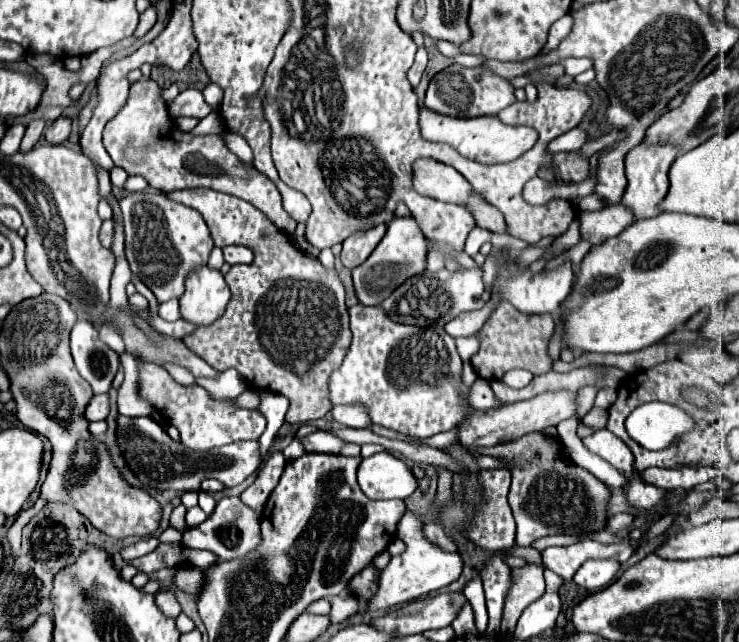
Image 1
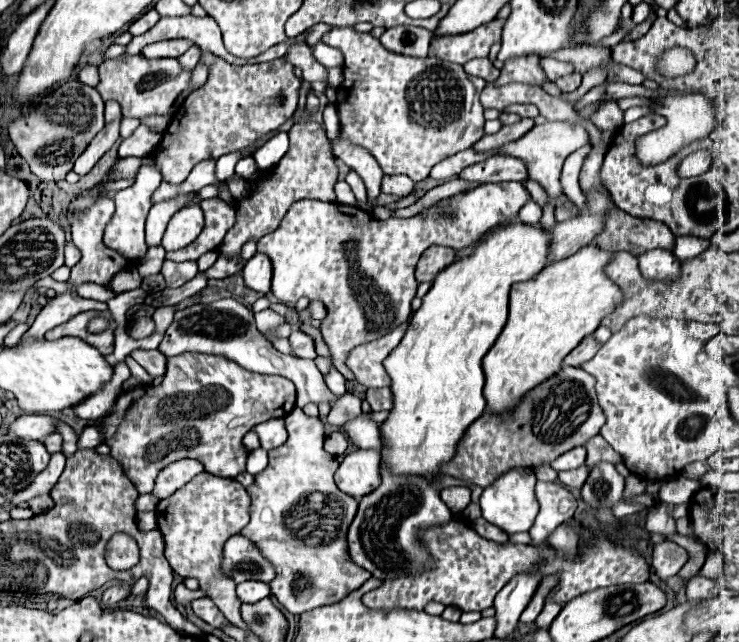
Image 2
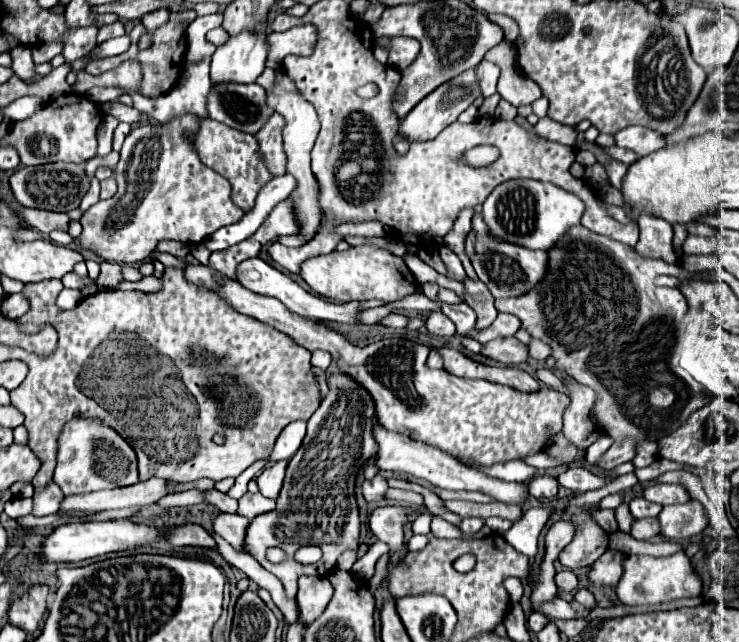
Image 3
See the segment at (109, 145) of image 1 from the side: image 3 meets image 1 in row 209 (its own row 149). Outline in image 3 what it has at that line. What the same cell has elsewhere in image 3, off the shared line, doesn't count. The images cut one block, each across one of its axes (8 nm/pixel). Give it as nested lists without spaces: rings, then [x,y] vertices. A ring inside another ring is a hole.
[[[274,114],[268,118],[264,128],[254,134],[258,140],[258,154],[266,162],[268,170],[274,172],[274,176],[286,174],[286,154],[282,146],[282,128],[284,128],[284,118]]]

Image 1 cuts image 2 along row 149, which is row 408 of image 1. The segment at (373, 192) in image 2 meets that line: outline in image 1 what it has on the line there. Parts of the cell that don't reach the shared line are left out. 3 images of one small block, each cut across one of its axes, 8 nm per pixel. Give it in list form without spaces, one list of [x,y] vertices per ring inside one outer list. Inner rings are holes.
[[[356,404],[356,406],[334,406],[332,416],[338,424],[348,426],[348,428],[368,428],[370,418],[366,414],[366,408]]]

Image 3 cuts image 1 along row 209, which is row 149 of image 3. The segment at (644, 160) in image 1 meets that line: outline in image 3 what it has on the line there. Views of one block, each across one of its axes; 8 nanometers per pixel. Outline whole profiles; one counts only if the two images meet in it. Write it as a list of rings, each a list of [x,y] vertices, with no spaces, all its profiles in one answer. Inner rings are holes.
[[[628,126],[622,128],[620,132],[614,134],[616,144],[628,150],[634,150],[638,156],[646,156],[652,154],[660,148],[666,146],[664,136],[658,132],[652,132],[650,128],[642,128],[642,126]]]

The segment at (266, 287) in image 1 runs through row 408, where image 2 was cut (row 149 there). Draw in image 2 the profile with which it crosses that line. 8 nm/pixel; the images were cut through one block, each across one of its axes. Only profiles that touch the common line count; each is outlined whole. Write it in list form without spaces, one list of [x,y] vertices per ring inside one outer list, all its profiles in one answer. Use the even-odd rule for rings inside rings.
[[[300,122],[290,128],[290,148],[284,154],[284,158],[268,172],[266,182],[258,188],[258,192],[252,192],[248,198],[240,200],[240,210],[236,214],[236,224],[232,230],[228,230],[224,242],[220,244],[222,254],[232,256],[238,254],[242,244],[250,238],[262,238],[270,232],[274,232],[284,214],[288,212],[290,204],[298,200],[322,200],[322,202],[336,202],[334,184],[338,182],[338,166],[334,164],[334,156],[330,150],[330,140],[326,138],[326,132],[316,122]]]

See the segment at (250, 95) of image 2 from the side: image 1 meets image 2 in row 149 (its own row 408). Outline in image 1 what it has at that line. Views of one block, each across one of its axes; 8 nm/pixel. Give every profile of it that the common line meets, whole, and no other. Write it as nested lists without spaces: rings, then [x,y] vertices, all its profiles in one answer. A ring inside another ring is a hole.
[[[156,364],[140,366],[140,394],[156,406],[156,410],[166,418],[168,424],[178,428],[184,446],[188,446],[194,452],[208,452],[212,448],[220,448],[232,442],[258,440],[262,436],[266,428],[266,418],[262,412],[240,408],[232,398],[228,400],[212,398],[208,390],[195,384],[195,377],[184,367],[173,364],[166,364],[164,367],[170,374]],[[170,375],[177,382],[174,382]]]

